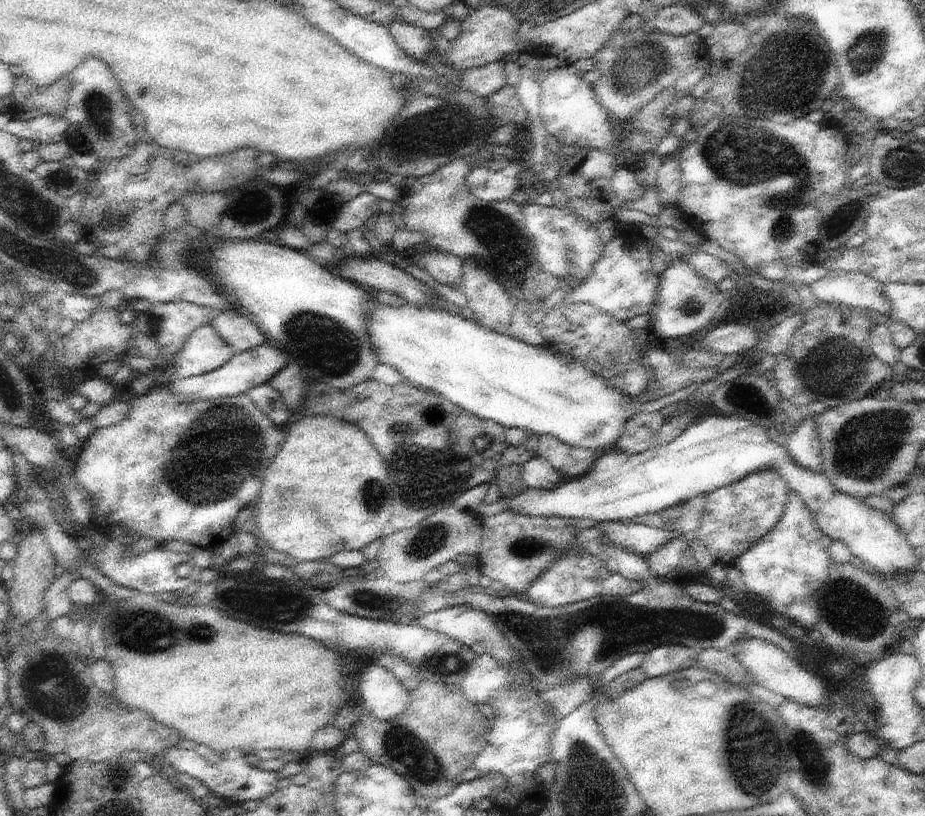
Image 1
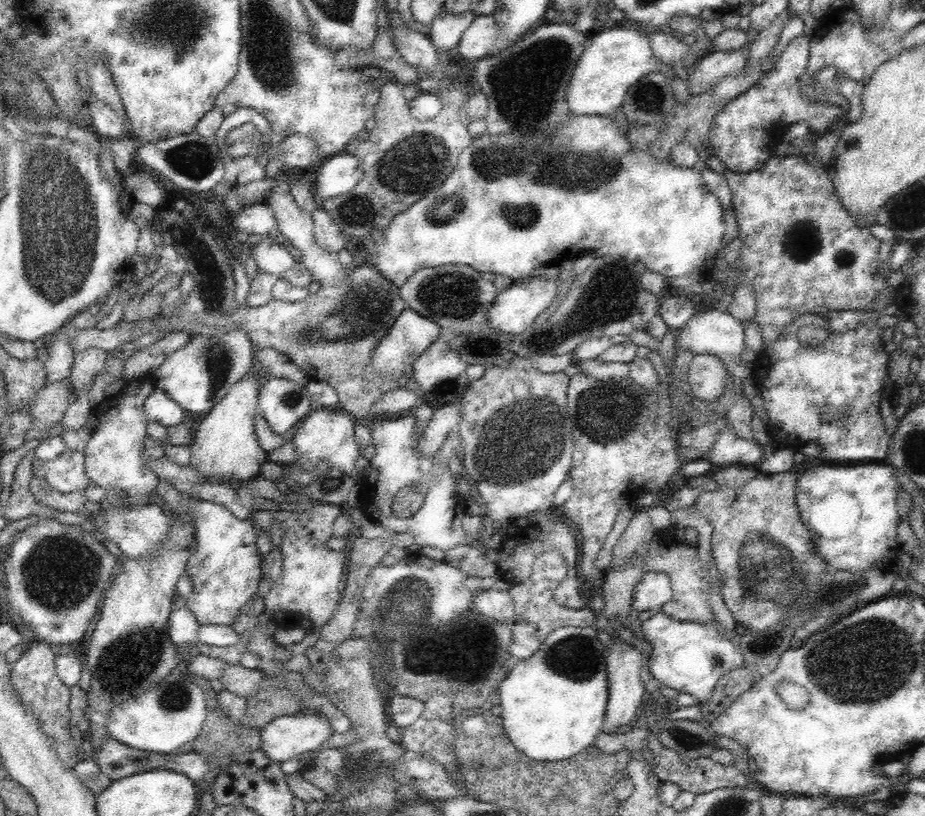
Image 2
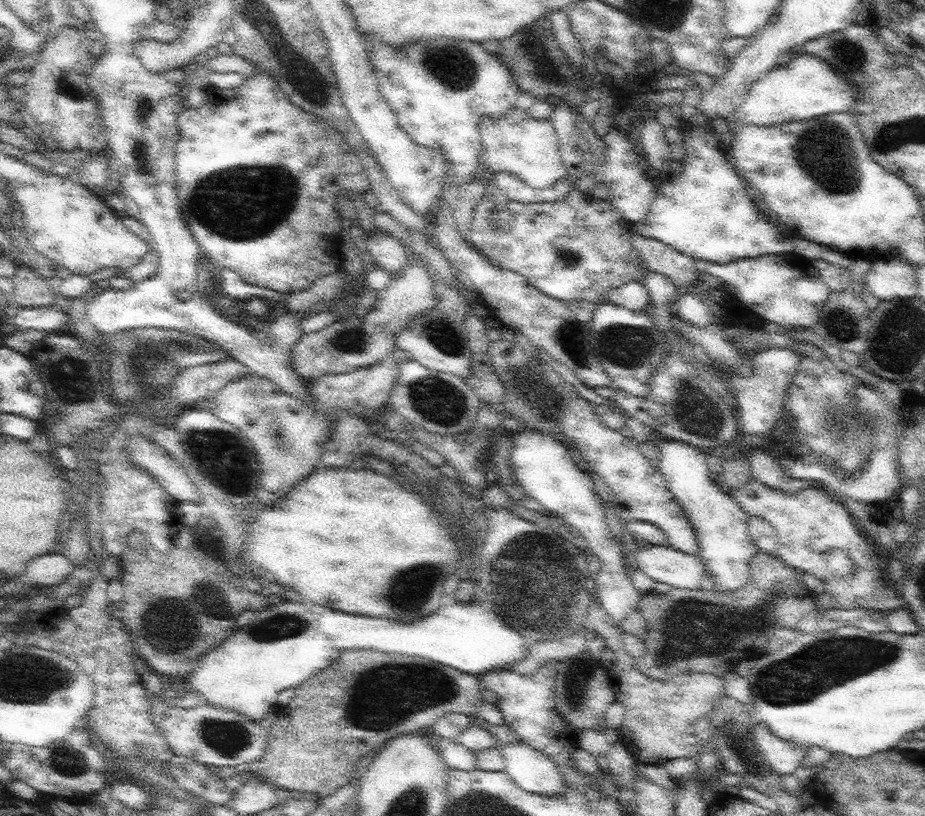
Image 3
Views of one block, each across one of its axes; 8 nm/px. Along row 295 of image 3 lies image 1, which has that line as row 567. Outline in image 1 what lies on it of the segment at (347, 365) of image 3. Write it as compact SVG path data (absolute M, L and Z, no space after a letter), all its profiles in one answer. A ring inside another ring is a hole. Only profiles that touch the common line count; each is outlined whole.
M454 503L445 506L412 528L383 536L376 557L378 572L396 583L420 580L436 566L454 560L460 554L477 554L483 541L482 525L472 511L460 510Z

